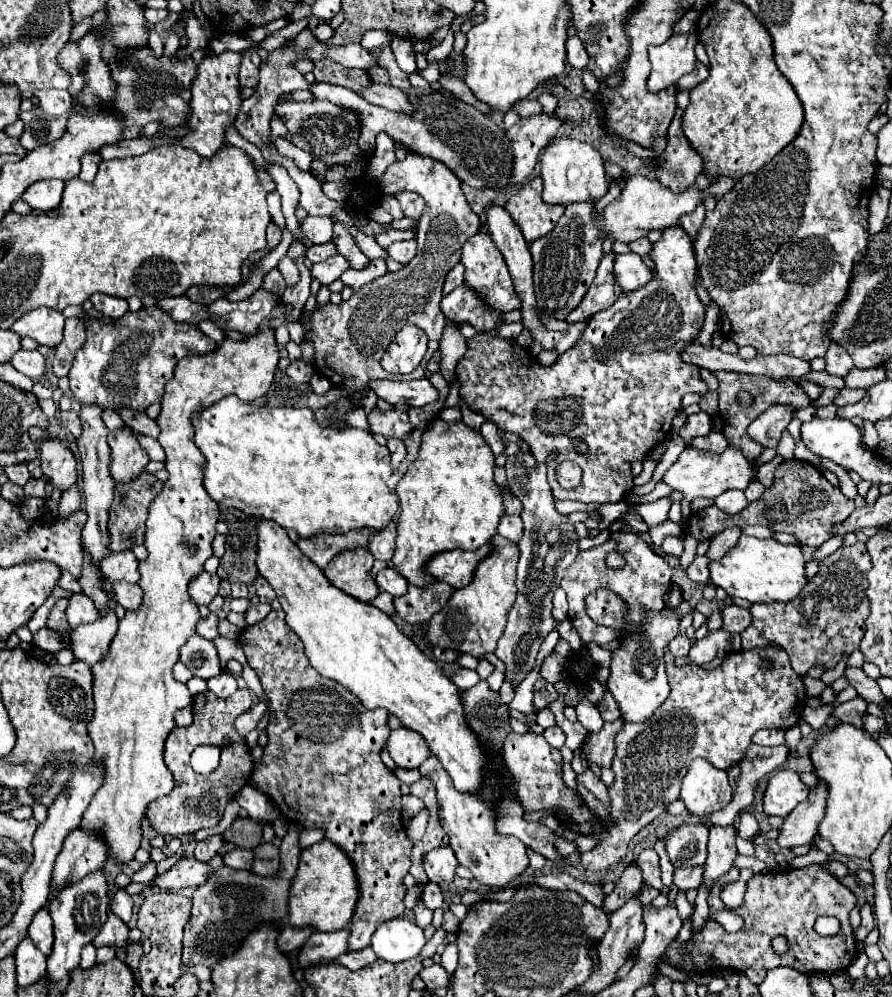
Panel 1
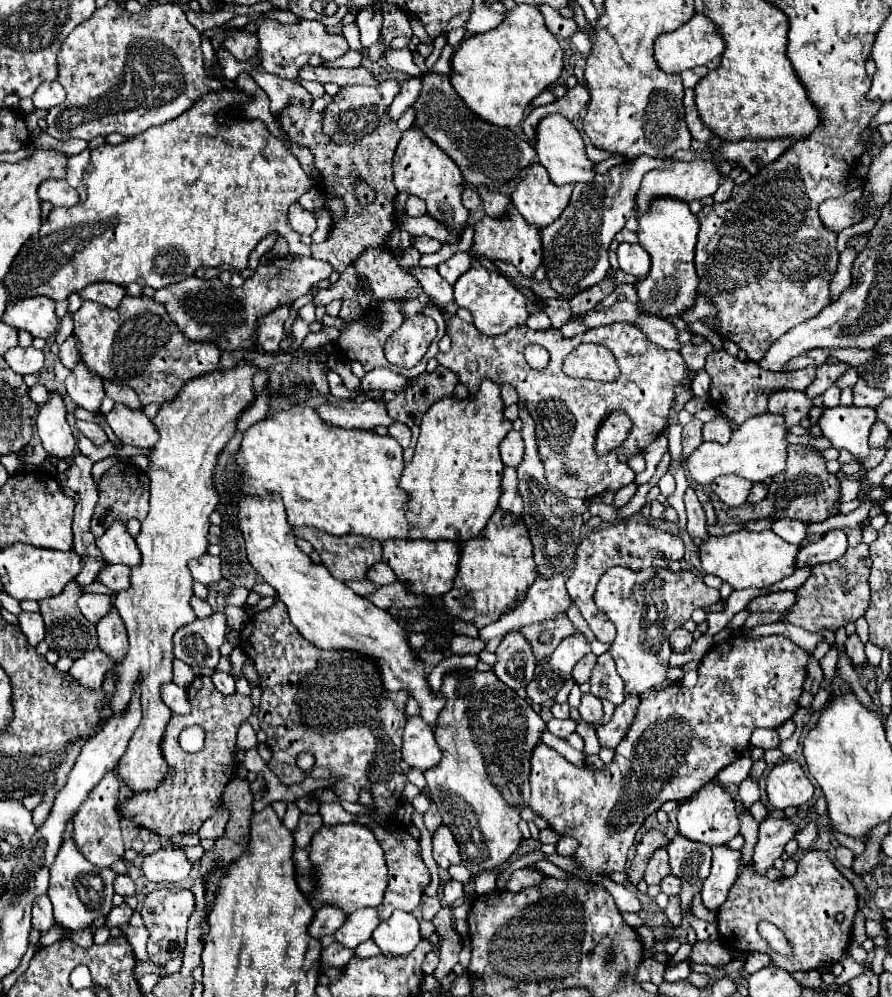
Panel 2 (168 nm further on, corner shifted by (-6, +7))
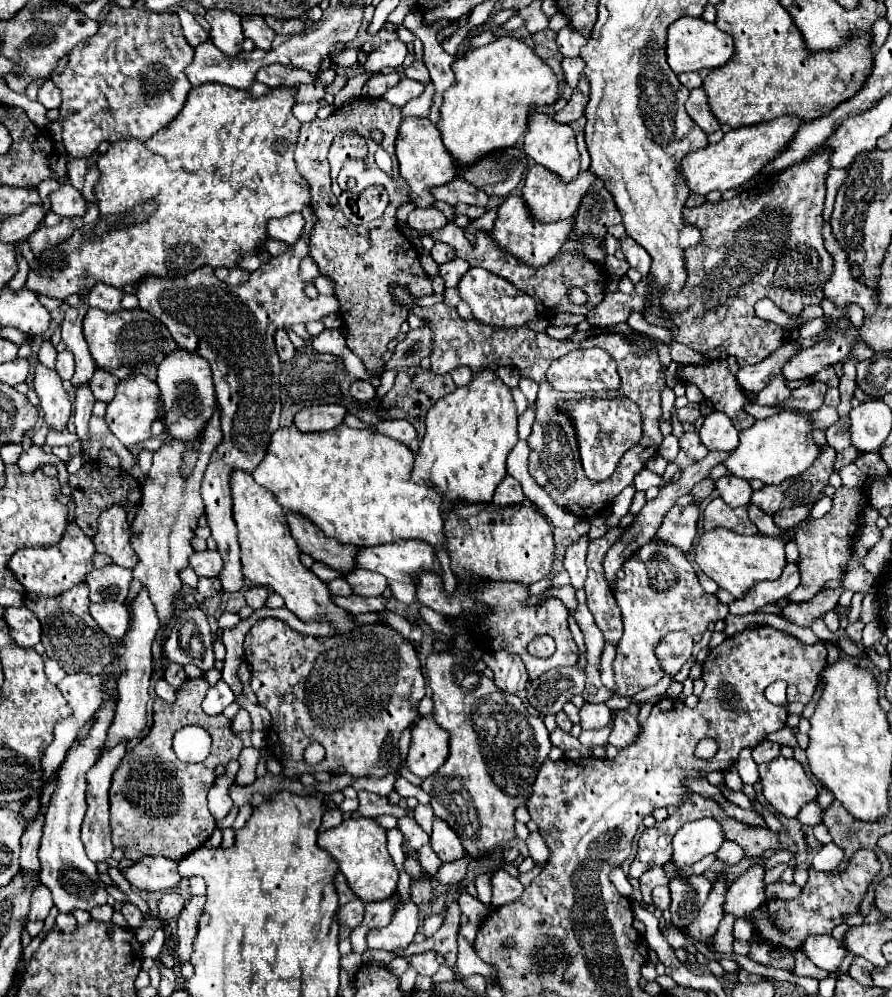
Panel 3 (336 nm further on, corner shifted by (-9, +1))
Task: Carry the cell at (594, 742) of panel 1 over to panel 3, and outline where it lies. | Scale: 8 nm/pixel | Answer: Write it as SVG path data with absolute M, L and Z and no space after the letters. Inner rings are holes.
M629 704L629 708L617 712L615 722L613 722L613 730L611 730L611 736L609 736L609 744L613 744L617 750L627 748L629 744L635 742L635 738L639 734L637 714L639 714L637 704Z

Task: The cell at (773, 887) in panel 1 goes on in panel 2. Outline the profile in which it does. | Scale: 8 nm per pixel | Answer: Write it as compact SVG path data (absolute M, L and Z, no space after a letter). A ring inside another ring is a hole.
M808 850L798 860L798 872L792 878L772 882L766 876L756 876L752 872L752 866L746 866L742 870L742 876L732 886L732 890L728 894L728 900L718 910L718 930L720 930L720 936L724 938L724 946L732 952L754 952L756 950L756 952L772 954L774 964L782 966L788 972L814 970L814 968L818 968L818 964L826 964L826 966L836 964L842 958L842 954L846 952L846 948L850 944L850 930L852 930L852 922L854 922L856 902L858 902L856 890L836 870L836 866L830 862L830 858L820 850ZM836 914L844 914L844 920L836 922ZM762 920L768 920L768 922L772 922L774 926L778 926L782 930L788 944L792 946L792 956L774 954L770 944L758 932L758 922L762 922Z

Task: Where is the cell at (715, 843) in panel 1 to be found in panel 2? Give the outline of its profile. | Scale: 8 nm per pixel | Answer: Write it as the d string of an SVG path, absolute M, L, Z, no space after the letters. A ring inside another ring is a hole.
M714 846L712 852L714 852L712 870L710 870L710 876L706 878L700 894L702 894L702 904L708 910L716 912L722 906L722 902L726 902L728 892L736 880L740 852L730 850L726 846Z

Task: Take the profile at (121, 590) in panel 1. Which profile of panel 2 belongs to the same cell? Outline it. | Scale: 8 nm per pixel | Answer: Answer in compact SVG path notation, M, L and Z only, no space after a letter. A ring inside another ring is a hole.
M114 564L114 566L106 566L96 576L96 582L102 582L112 592L120 592L120 590L126 590L130 586L130 578L128 576L130 576L130 568L128 566Z

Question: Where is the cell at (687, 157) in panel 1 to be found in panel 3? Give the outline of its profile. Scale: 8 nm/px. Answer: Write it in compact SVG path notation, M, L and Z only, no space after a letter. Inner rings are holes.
M695 88L689 94L689 100L685 102L687 114L691 116L691 120L705 132L705 134L713 134L719 130L719 122L715 120L715 116L709 110L707 104L707 94L703 92L703 88Z

